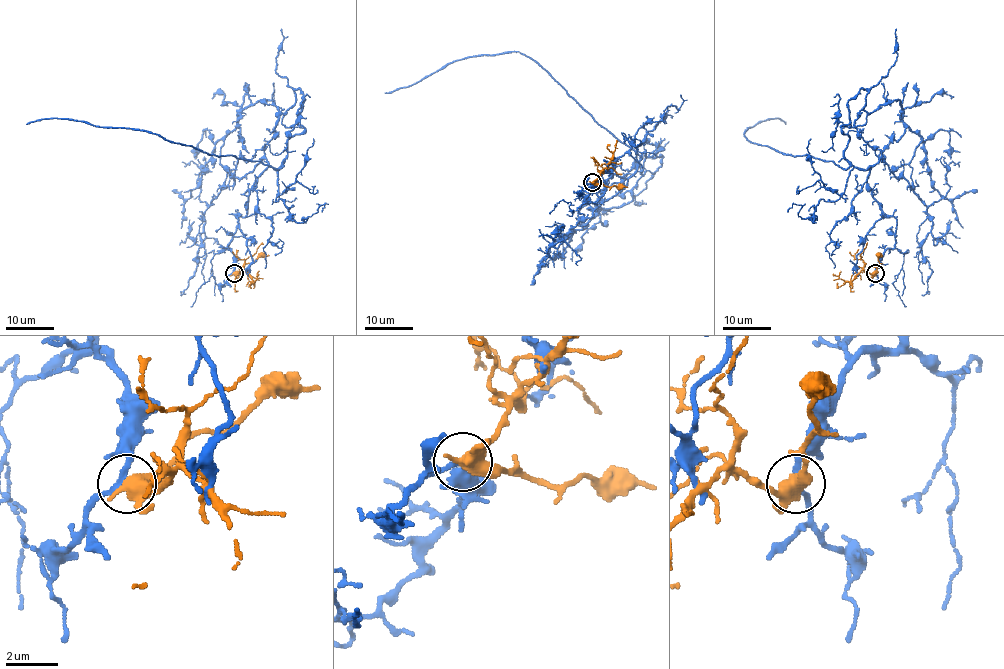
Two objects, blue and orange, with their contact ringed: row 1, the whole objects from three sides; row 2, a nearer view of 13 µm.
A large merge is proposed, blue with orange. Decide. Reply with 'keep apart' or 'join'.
keep apart

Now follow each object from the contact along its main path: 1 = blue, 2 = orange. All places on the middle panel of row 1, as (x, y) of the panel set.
1: (592, 182), (585, 200), (597, 204), (607, 180), (628, 177), (641, 158), (519, 52), (469, 56), (384, 93)
2: (592, 182), (612, 158), (617, 140)

